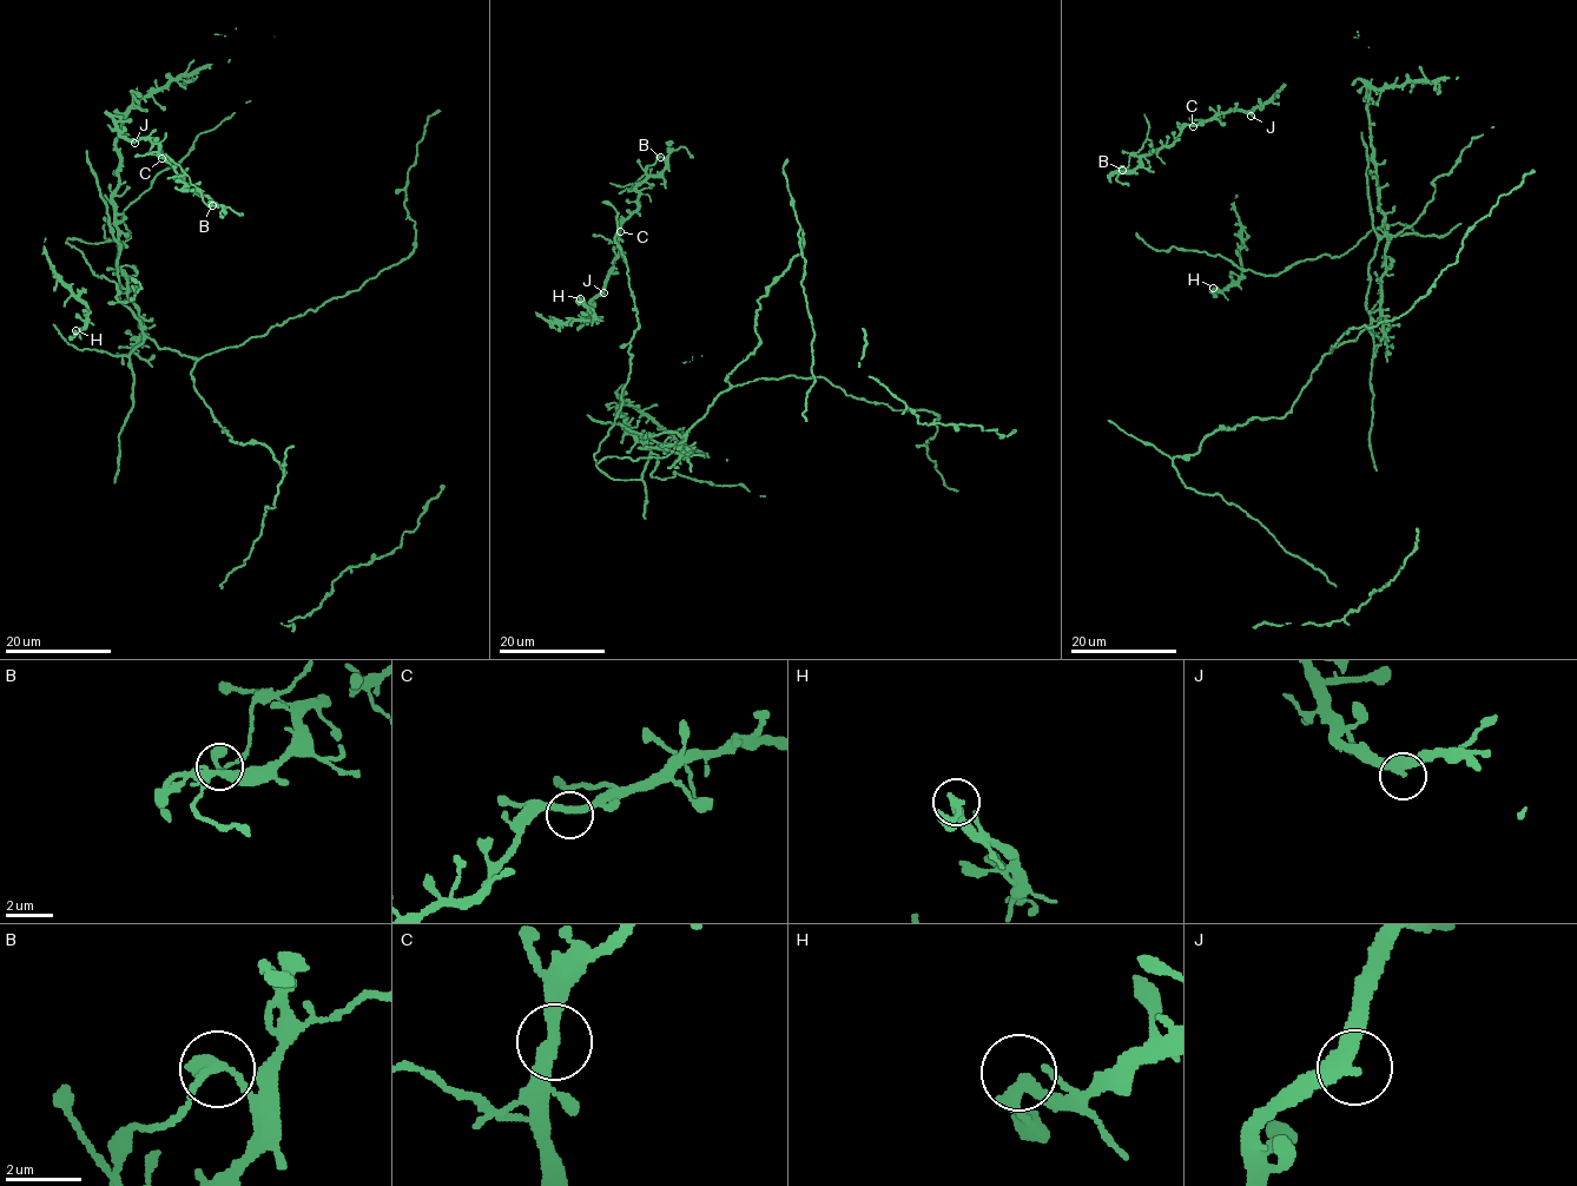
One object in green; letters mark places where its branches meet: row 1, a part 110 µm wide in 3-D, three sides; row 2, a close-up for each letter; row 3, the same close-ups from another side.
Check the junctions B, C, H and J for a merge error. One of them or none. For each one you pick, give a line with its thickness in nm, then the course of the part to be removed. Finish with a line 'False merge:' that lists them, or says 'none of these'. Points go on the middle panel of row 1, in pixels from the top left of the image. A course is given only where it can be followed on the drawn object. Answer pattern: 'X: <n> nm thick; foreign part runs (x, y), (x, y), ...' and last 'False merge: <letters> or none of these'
B: 320 nm thick; foreign part runs (660, 157), (633, 184), (624, 186), (611, 183)
False merge: B

